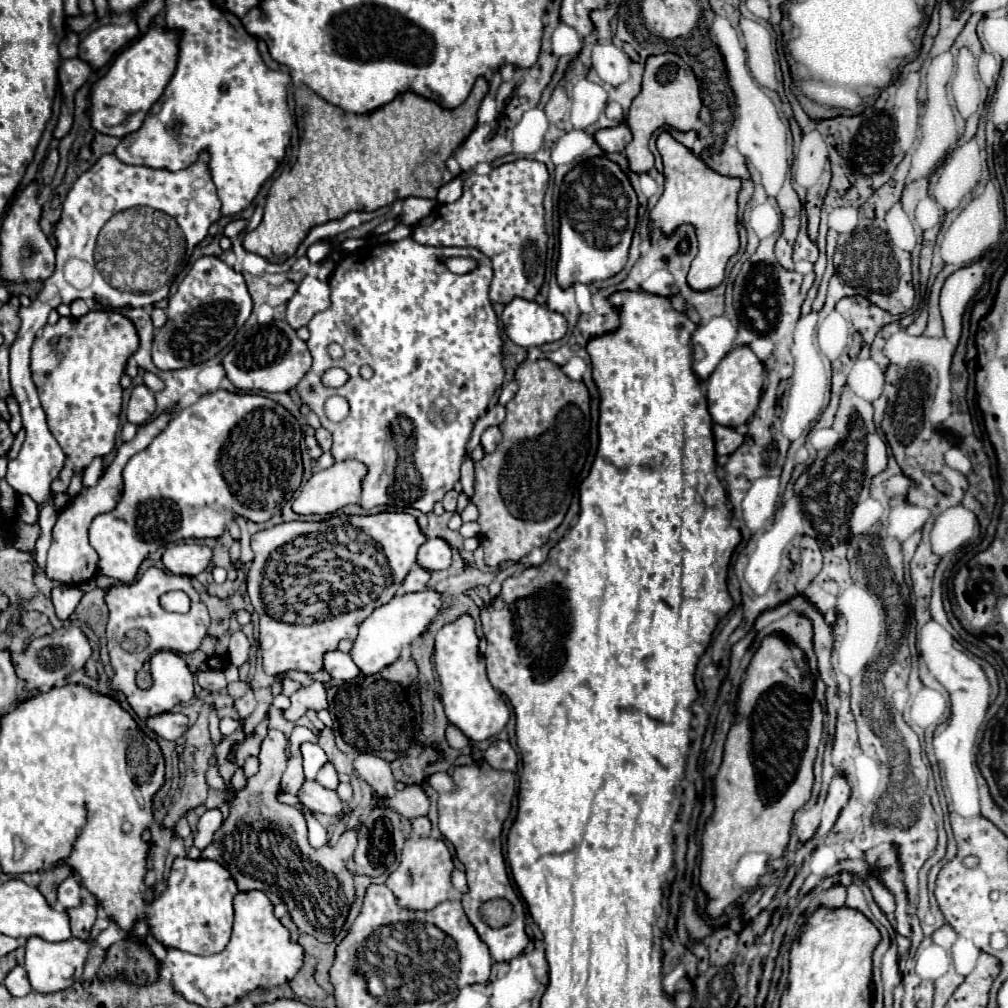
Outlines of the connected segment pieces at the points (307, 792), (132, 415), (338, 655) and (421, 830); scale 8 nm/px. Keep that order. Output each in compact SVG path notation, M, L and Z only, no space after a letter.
M309 780L301 786L301 792L297 794L301 802L313 810L315 814L329 814L329 816L341 816L343 814L343 802L337 796L335 790L323 788L317 780Z
M137 384L131 392L129 408L127 408L127 420L133 424L147 422L155 412L155 398L153 392L145 384Z
M339 650L327 652L325 654L325 670L335 678L335 680L345 680L351 682L361 676L357 664L351 660L349 654L343 654Z
M427 816L415 818L411 824L413 824L413 834L415 836L429 836L431 834L431 822L429 822Z

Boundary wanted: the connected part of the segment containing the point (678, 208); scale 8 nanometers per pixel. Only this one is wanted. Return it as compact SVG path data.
M667 130L659 134L657 148L665 166L665 192L649 214L651 230L671 234L679 224L693 224L699 236L699 254L689 268L687 282L695 290L715 288L725 278L725 266L729 258L739 250L737 196L741 190L741 178L723 176L711 170L701 156L693 154L687 146L677 142Z

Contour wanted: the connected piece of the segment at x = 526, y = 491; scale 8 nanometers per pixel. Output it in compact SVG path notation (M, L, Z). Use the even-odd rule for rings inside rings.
M523 360L515 372L515 380L519 392L507 404L507 418L501 424L503 440L495 452L485 454L483 460L475 462L475 494L471 504L479 510L479 542L485 550L487 566L497 566L505 560L519 562L535 546L543 546L549 540L549 532L563 522L563 516L597 452L597 440L589 418L589 392L583 382L567 378L551 360Z

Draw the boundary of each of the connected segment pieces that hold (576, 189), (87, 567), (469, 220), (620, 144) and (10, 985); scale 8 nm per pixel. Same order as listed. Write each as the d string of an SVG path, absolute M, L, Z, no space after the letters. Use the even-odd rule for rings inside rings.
M607 156L587 158L565 174L559 196L557 282L561 288L575 282L605 280L625 266L637 228L637 208L637 194L629 176Z
M175 408L171 410L165 410L161 412L157 418L153 418L151 422L139 426L139 432L137 436L131 440L131 442L125 442L117 448L117 456L115 460L111 462L109 468L105 468L101 480L97 486L93 488L83 488L75 500L71 504L67 504L61 512L59 512L59 518L57 518L57 524L53 528L53 544L49 548L49 554L47 554L47 576L51 580L59 580L63 584L81 584L81 582L89 582L95 574L97 574L97 552L89 546L89 540L87 540L87 530L89 530L89 524L93 522L93 518L97 514L105 514L105 512L111 512L119 498L121 498L121 492L123 492L123 468L125 464L129 462L131 456L135 456L137 452L141 452L143 448L147 448L151 444L151 440L169 424L169 420L173 418L175 414Z
M515 160L511 164L495 166L489 174L467 174L463 178L463 194L453 204L439 204L427 218L415 224L413 238L419 244L443 248L443 246L471 246L481 250L493 262L493 282L489 286L491 302L507 304L515 296L533 300L539 292L545 276L545 254L547 254L547 236L543 220L543 196L547 190L549 172L545 164L537 160Z
M621 122L615 128L601 128L595 132L595 140L605 152L623 152L631 138L633 136L631 130L627 128L627 122Z
M15 966L7 978L3 980L5 988L13 994L13 996L27 996L31 992L31 984L29 984L29 978L27 978L27 972L23 970L23 966Z

